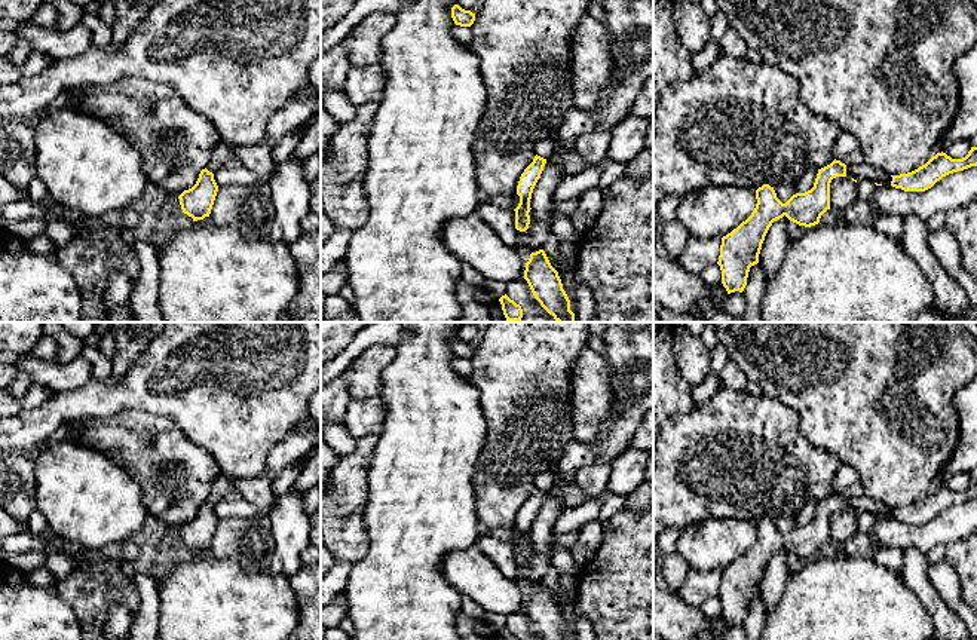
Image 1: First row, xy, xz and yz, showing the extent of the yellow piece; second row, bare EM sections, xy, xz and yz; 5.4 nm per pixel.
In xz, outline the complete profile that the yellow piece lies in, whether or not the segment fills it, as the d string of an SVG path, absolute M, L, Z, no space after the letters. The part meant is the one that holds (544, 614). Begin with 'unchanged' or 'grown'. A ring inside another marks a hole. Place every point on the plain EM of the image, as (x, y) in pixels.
unchanged | M543 582L530 587L524 612L542 640L570 640L558 604L551 598Z

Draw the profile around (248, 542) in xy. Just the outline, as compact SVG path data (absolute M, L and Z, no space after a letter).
M266 517L218 520L209 551L211 557L233 561L246 572L267 572L275 551L269 520Z

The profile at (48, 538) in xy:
M46 529L40 533L34 533L34 538L39 539L40 543L48 548L49 552L61 552L61 541L52 530Z

